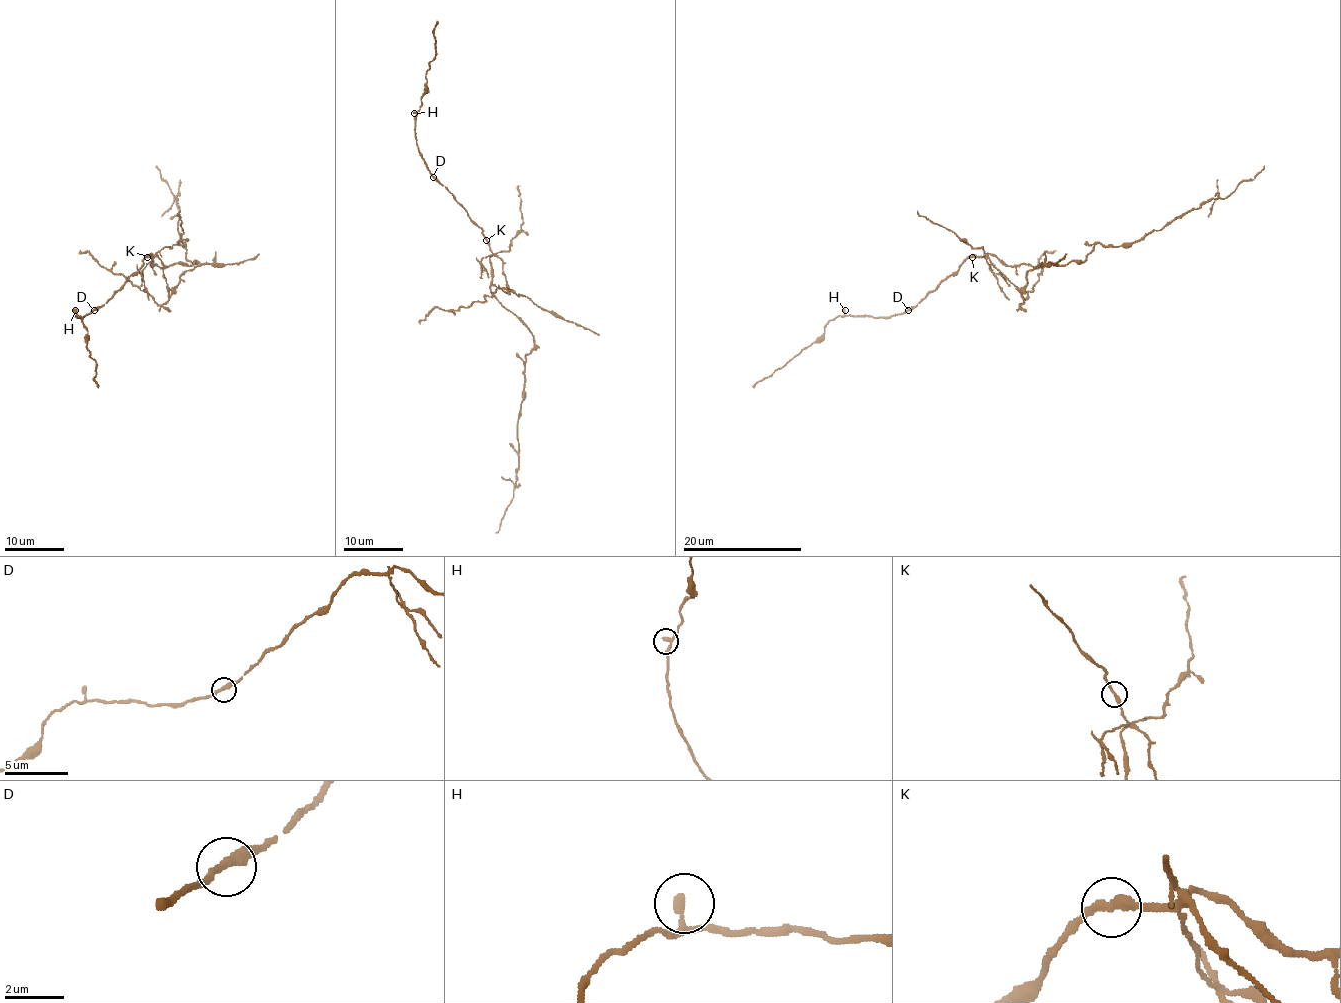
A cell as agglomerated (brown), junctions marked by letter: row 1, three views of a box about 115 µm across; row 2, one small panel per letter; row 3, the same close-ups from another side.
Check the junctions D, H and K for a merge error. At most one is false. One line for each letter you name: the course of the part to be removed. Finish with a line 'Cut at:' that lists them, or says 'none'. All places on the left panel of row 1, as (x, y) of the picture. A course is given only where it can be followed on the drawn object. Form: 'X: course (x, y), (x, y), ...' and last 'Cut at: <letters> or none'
K: course (147, 257), (153, 255), (150, 254), (152, 266), (163, 267), (194, 261), (186, 257), (175, 198), (156, 165)
Cut at: K

